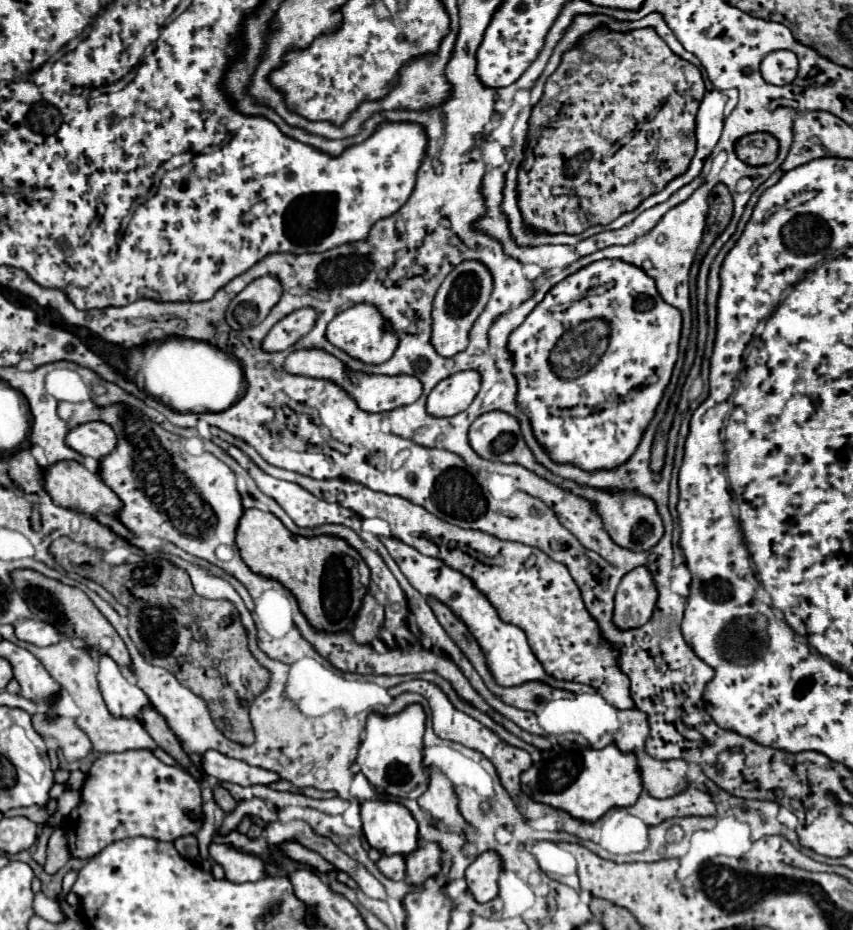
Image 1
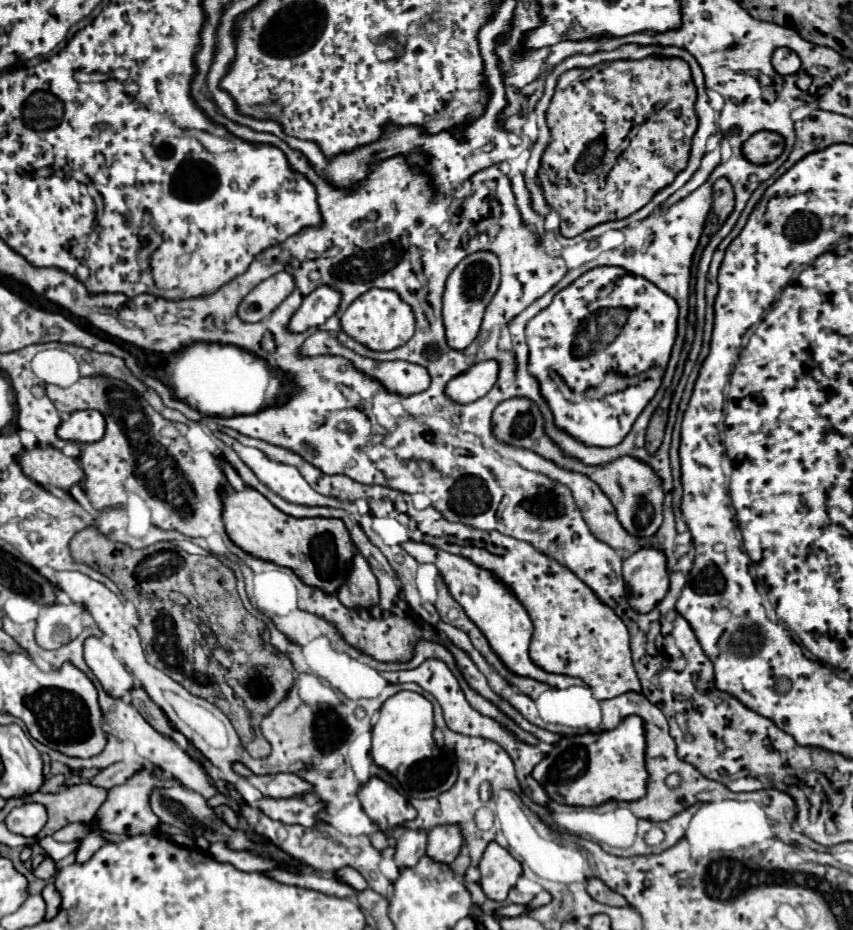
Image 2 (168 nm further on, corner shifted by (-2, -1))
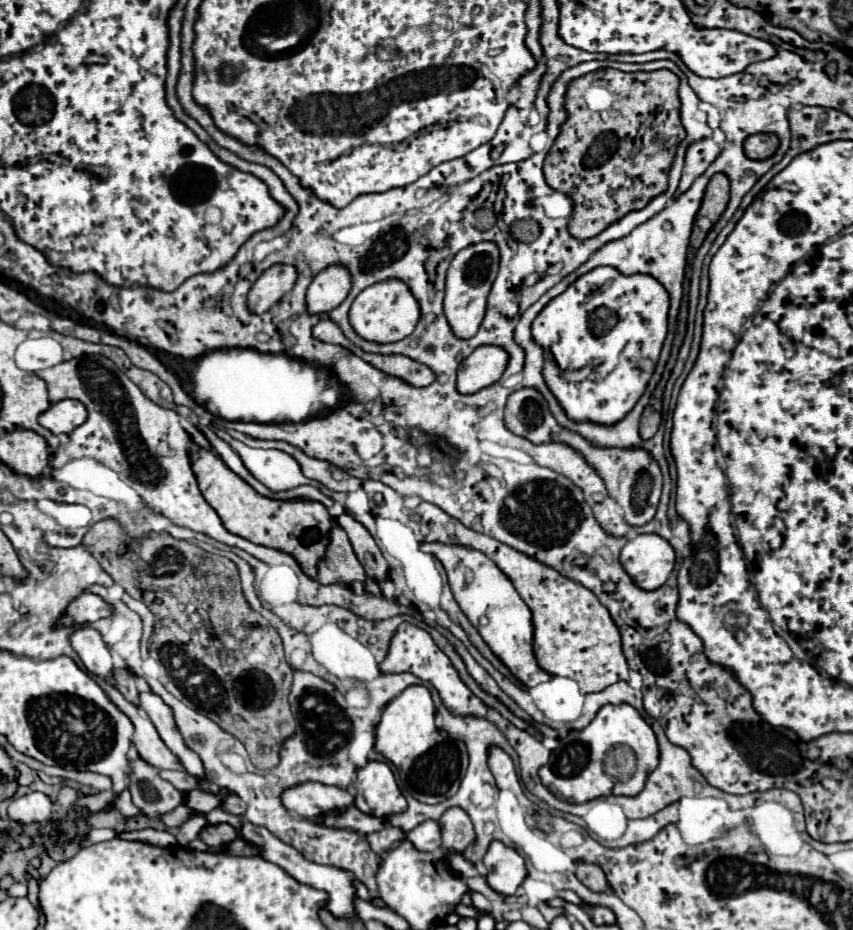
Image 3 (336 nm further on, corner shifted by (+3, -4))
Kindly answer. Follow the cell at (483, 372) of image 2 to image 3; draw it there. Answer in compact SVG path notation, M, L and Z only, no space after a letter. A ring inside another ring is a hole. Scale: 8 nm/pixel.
M478 346L458 368L458 392L478 392L504 374L508 352L500 346Z

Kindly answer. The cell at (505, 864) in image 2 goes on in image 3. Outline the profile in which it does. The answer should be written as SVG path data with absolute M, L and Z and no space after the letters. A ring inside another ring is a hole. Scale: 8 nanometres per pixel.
M498 840L490 844L484 856L484 866L490 870L488 884L504 896L514 894L526 878L524 858L514 848L508 848Z

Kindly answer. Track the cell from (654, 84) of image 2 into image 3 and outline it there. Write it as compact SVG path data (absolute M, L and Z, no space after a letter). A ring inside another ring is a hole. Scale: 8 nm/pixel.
M598 70L570 84L566 110L568 120L546 156L544 176L552 188L572 196L572 228L590 228L590 238L594 238L628 212L642 210L668 188L668 168L678 142L686 138L680 122L678 76L670 70L634 74ZM590 86L604 86L616 94L612 108L592 112L584 102Z

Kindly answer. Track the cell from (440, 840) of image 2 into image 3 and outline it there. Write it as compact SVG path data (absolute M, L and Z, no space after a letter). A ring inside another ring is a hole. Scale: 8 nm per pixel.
M458 806L442 814L440 826L442 826L442 852L450 852L450 850L464 852L466 846L470 846L476 838L470 816Z

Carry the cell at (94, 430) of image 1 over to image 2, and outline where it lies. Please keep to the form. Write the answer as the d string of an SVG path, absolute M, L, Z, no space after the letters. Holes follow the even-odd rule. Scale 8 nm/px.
M77 411L57 429L59 439L73 443L95 443L105 435L105 419L99 411Z

